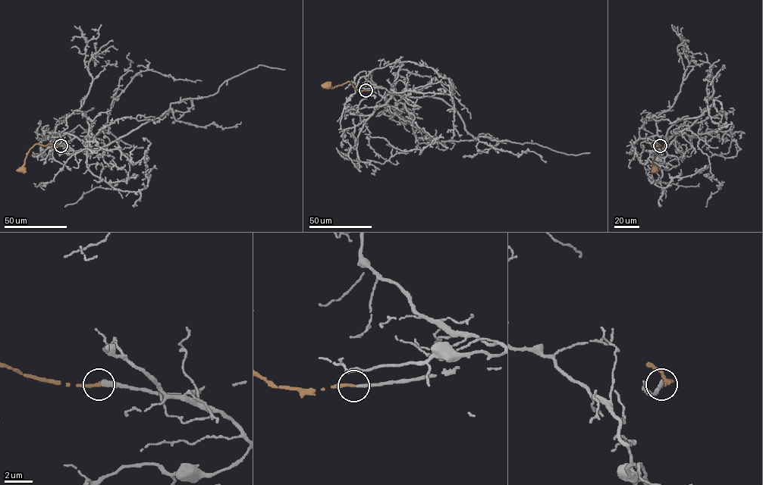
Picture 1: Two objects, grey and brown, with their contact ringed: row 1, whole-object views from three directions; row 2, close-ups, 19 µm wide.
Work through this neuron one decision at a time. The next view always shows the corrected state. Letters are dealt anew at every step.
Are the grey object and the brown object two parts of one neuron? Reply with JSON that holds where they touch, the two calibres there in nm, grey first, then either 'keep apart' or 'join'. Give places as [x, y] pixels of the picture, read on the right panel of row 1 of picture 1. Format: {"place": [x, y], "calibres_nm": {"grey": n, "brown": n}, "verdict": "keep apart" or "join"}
{"place": [660, 145], "calibres_nm": {"grey": 300, "brown": 240}, "verdict": "join"}

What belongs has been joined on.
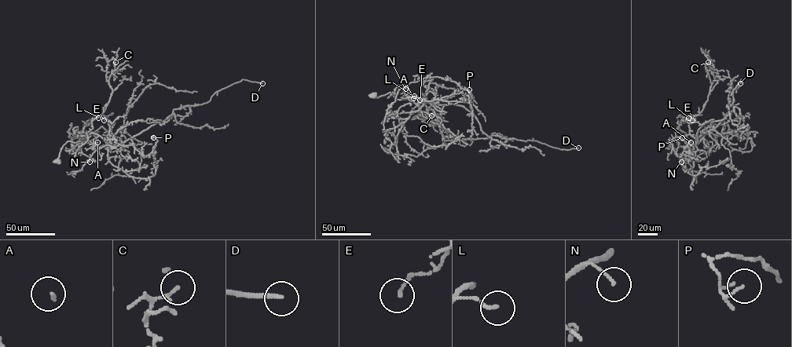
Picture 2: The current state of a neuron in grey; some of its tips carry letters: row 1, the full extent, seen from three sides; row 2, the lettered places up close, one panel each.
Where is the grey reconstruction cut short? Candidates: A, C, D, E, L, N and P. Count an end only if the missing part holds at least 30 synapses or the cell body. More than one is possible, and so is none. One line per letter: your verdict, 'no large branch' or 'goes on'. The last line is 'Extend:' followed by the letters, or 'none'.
A: goes on
C: no large branch
D: goes on
E: no large branch
L: no large branch
N: no large branch
P: no large branch
Extend: A, D

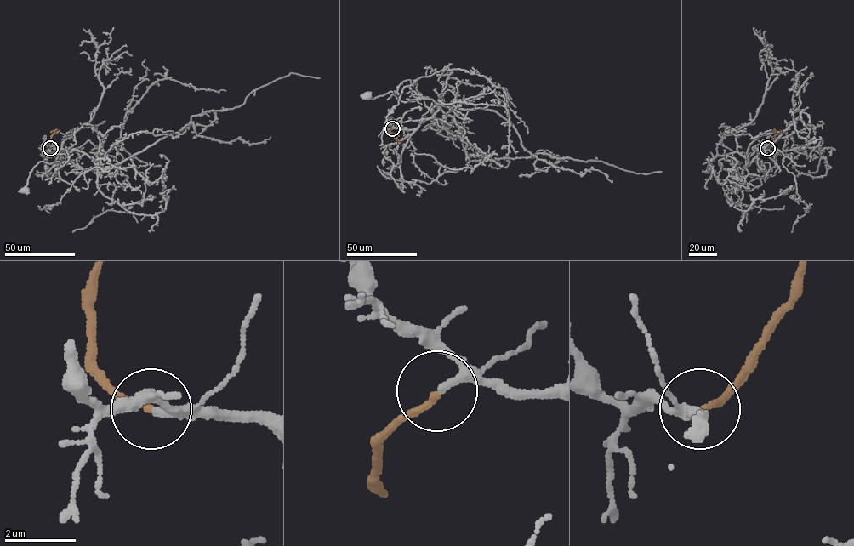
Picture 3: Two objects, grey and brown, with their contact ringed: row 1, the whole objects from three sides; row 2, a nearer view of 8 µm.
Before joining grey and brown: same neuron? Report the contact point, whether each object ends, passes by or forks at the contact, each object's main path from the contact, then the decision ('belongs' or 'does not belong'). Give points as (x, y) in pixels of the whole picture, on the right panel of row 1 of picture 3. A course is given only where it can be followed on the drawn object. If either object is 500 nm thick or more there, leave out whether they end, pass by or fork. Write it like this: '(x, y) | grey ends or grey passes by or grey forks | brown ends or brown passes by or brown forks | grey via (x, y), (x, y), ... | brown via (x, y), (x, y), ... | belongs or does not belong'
(767, 148) | grey passes by | brown ends | grey via (767, 148), (743, 168), (737, 169), (739, 162), (730, 163), (734, 162), (737, 171), (732, 182), (735, 190) | brown via (767, 148), (780, 130) | belongs

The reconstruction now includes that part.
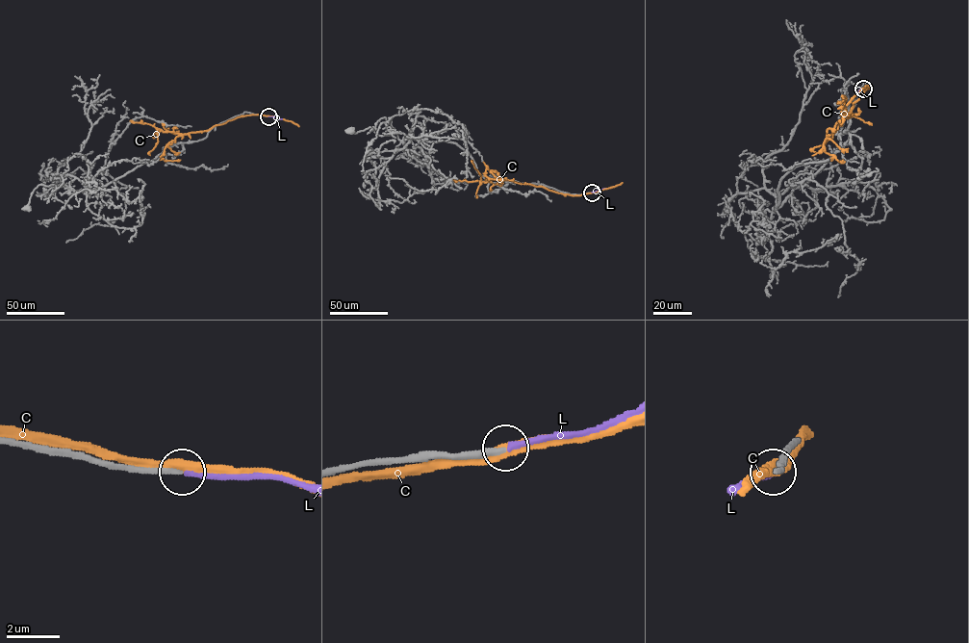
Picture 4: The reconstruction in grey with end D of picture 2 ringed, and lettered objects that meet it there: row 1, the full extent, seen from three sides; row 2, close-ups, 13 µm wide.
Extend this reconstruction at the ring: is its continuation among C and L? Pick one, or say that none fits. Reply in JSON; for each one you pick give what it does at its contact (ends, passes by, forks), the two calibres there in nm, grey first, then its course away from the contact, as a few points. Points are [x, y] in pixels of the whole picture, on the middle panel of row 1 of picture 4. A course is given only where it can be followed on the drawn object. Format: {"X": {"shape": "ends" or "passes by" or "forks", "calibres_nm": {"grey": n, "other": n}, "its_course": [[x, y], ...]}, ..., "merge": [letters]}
{"L": {"shape": "ends", "calibres_nm": {"grey": 200, "other": 200}, "its_course": [[592, 192], [605, 188]]}, "merge": ["L"]}

